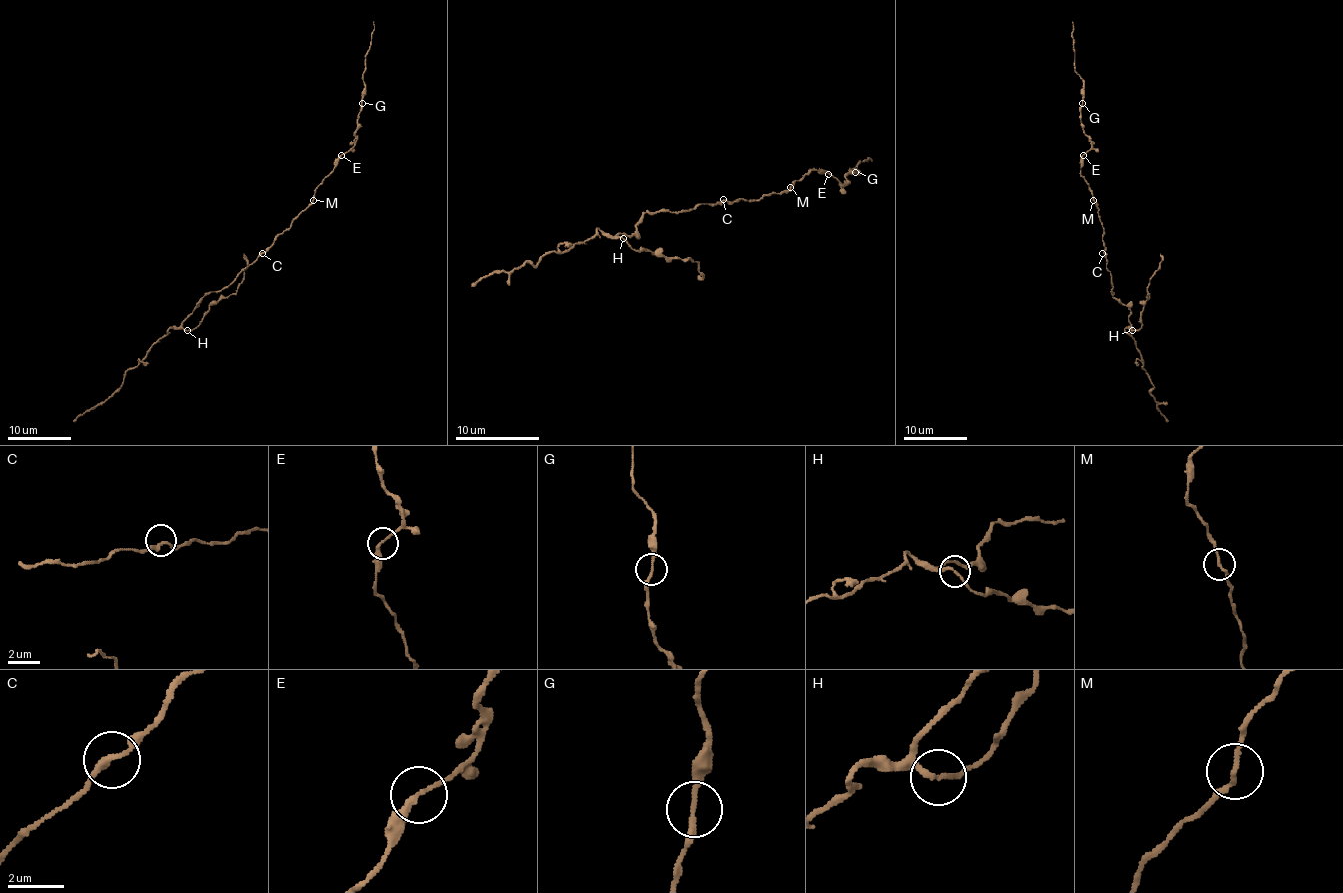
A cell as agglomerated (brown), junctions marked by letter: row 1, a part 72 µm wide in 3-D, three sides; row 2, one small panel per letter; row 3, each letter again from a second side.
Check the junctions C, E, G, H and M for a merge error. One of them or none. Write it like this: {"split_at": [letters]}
{"split_at": []}

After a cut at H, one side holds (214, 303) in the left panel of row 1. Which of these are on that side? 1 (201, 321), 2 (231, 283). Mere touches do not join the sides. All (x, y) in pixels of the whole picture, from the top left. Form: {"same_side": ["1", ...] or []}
{"same_side": ["1"]}

